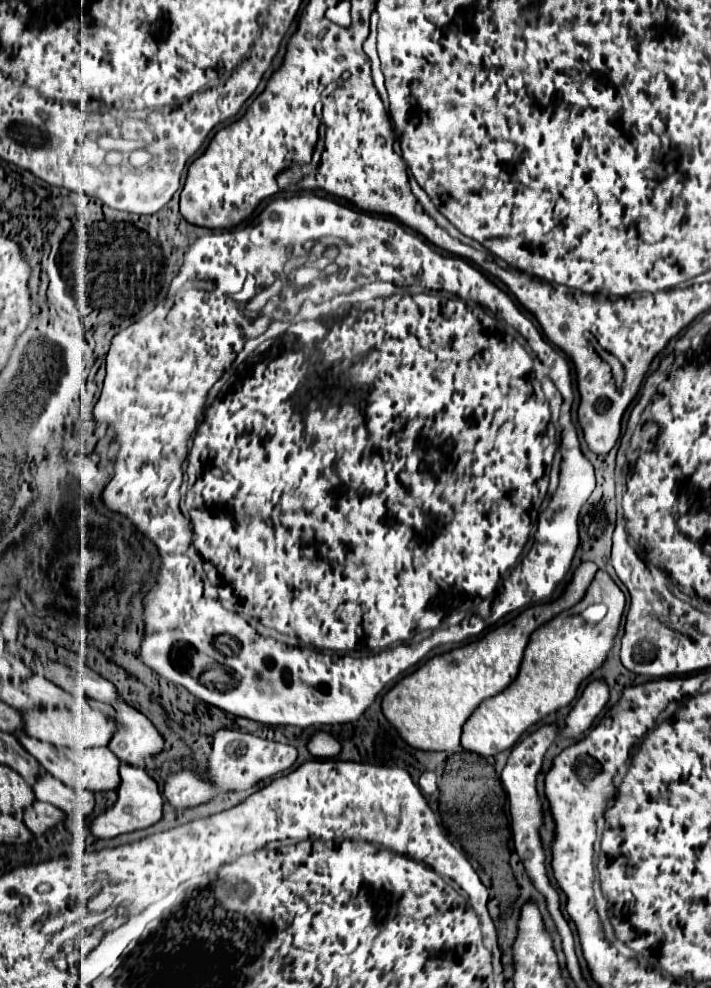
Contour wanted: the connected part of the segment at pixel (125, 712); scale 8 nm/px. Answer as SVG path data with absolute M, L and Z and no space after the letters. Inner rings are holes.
M116 702L114 710L120 726L110 740L110 750L122 762L138 766L164 750L164 738L140 710L128 706L126 702Z

